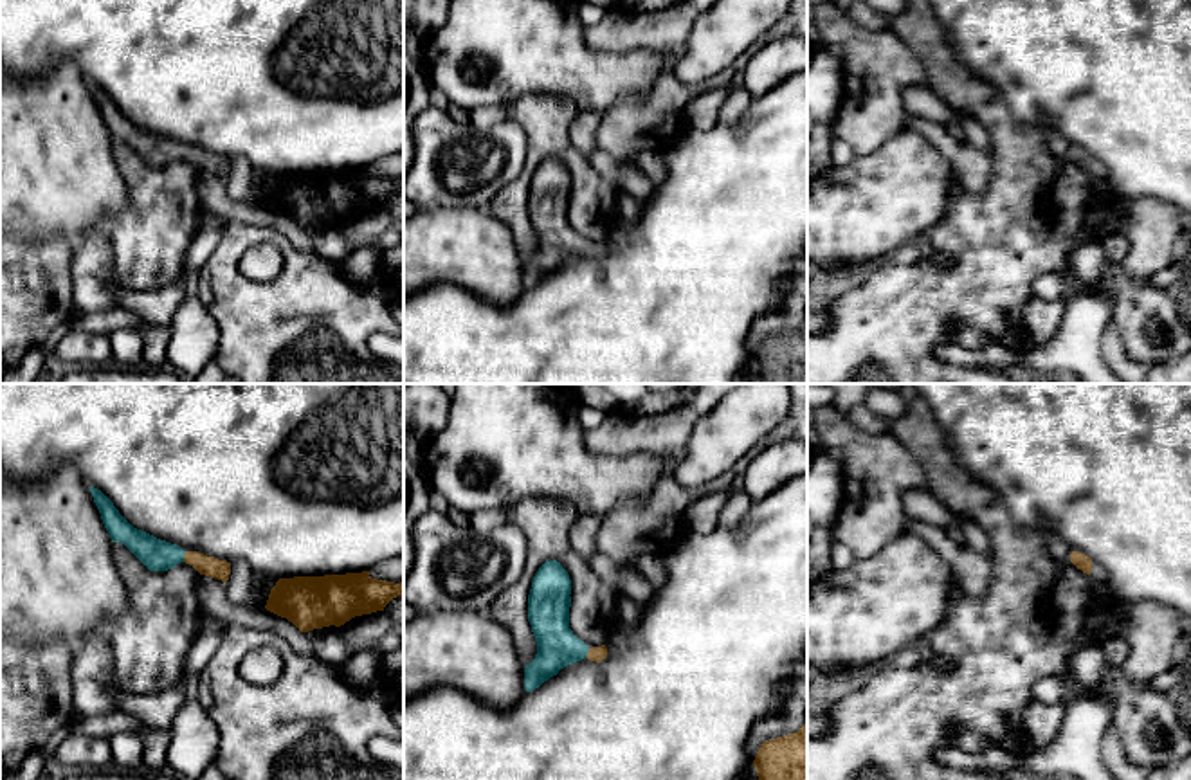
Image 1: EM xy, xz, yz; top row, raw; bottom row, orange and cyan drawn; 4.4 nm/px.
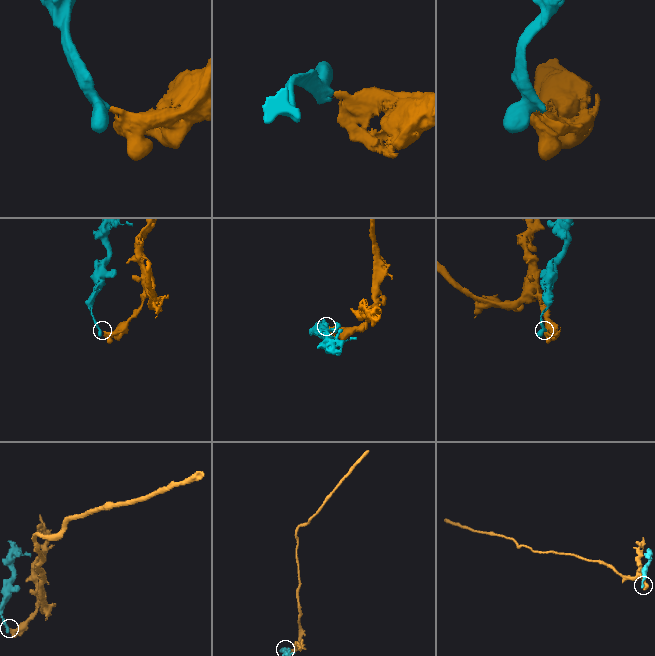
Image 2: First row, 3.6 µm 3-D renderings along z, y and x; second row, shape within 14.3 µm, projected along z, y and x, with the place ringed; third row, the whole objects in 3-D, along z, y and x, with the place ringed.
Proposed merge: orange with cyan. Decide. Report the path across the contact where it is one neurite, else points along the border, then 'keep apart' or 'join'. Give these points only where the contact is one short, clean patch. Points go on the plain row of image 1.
way xy (209, 163), (184, 154), (157, 152); join

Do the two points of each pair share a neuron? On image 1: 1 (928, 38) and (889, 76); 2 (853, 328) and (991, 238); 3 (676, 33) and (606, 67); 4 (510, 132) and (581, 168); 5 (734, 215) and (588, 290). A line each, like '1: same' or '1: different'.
1: different
2: same
3: different
4: different
5: same

